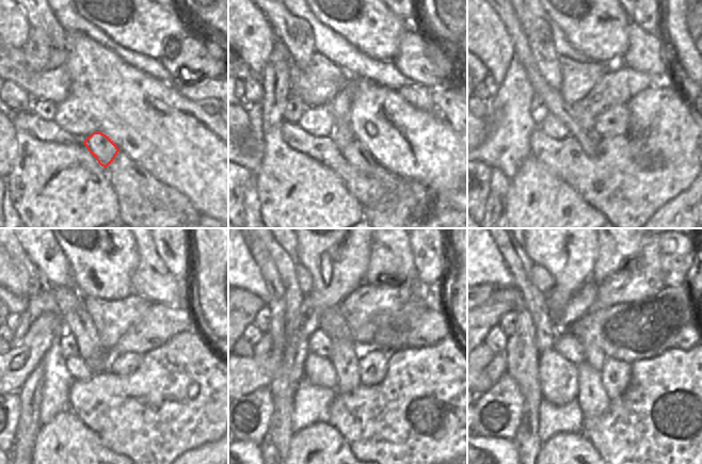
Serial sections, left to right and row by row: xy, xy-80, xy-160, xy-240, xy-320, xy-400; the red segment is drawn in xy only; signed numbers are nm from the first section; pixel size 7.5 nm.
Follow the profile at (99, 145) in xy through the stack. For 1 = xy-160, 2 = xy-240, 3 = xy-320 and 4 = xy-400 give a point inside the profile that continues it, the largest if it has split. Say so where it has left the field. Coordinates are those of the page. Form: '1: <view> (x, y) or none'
1: xy-160 (621, 83)
2: xy-240 (160, 322)
3: xy-320 (429, 329)
4: xy-400 (684, 340)

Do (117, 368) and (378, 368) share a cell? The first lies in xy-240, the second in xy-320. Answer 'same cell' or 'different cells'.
same cell

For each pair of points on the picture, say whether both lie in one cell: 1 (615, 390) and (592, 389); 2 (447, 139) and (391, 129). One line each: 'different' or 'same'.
1: different
2: same

